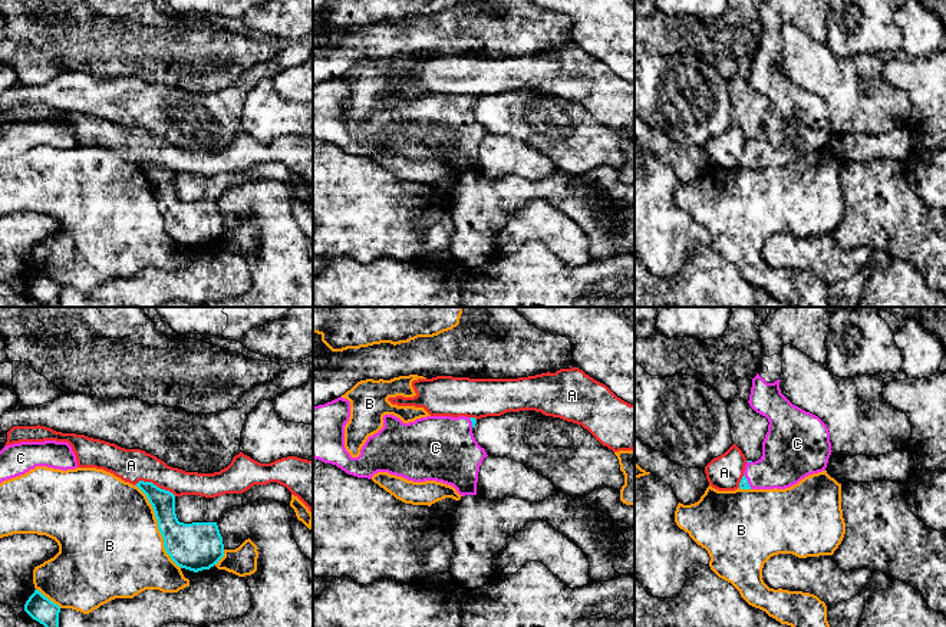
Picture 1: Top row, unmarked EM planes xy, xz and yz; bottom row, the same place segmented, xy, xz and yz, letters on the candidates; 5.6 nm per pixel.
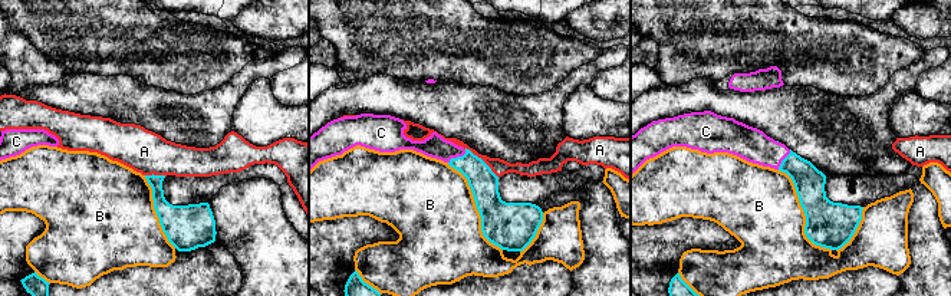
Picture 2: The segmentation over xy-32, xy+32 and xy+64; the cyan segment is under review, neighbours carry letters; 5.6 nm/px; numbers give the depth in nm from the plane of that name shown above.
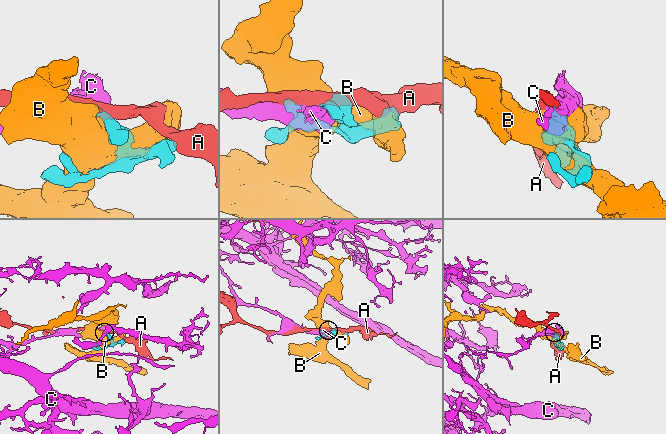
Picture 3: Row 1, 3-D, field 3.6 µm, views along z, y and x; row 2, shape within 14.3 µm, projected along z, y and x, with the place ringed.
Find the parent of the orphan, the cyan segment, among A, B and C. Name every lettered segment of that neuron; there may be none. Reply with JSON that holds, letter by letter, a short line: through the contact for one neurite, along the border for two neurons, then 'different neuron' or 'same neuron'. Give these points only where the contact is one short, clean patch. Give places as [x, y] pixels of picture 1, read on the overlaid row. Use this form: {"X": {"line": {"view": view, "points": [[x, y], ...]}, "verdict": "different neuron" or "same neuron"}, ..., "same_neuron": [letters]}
{"A": {"line": {"view": "xy", "points": [[135, 484], [139, 481], [152, 482], [175, 495]]}, "verdict": "different neuron"}, "B": {"verdict": "different neuron"}, "C": {"line": {"view": "yz", "points": [[744, 484], [747, 481], [775, 469], [785, 459]]}, "verdict": "same neuron"}, "same_neuron": ["C"]}

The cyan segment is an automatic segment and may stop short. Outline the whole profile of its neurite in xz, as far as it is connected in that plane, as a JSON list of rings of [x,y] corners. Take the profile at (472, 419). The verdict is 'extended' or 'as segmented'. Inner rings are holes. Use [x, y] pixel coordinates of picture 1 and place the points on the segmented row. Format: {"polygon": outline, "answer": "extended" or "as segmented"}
{"polygon": [[[342,396],[313,406],[313,459],[336,465],[357,478],[372,479],[378,472],[388,472],[413,482],[442,482],[454,486],[462,496],[477,495],[479,466],[488,455],[474,438],[475,418],[426,416],[403,423],[393,415],[385,415],[383,428],[367,438],[357,458],[352,458],[345,448],[349,418],[350,402]]], "answer": "extended"}

